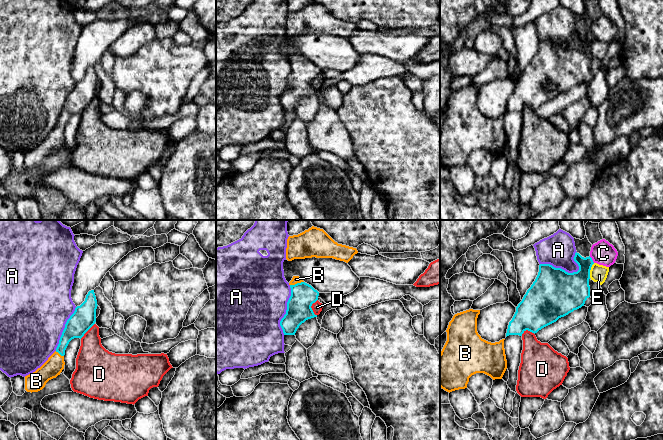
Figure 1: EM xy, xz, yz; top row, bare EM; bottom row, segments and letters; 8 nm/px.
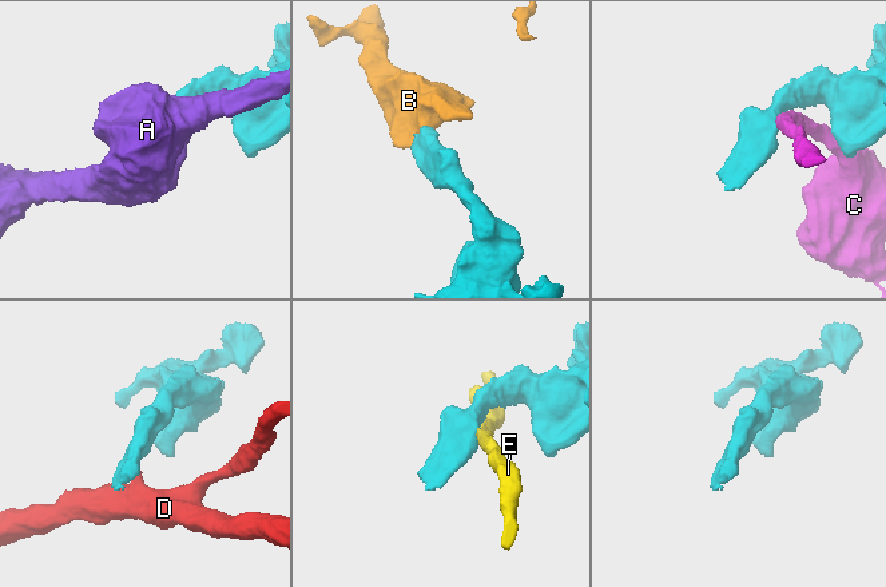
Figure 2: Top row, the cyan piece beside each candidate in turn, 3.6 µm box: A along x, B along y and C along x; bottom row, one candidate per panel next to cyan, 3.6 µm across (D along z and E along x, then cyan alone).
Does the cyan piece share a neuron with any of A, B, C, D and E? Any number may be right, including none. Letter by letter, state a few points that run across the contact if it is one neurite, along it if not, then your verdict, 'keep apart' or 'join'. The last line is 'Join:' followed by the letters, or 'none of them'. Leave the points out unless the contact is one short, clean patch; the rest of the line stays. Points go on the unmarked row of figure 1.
A: keep apart
B: line xz (303, 71), (297, 59), (296, 55); join
C: keep apart
D: line xz (317, 75), (311, 82), (315, 91); keep apart
E: line yz (594, 39), (590, 45), (589, 53); keep apart
Join: B

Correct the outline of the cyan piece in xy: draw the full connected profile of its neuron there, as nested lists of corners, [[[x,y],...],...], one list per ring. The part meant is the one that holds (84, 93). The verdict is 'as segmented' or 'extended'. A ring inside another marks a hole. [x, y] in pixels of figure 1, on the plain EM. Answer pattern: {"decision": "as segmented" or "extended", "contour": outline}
{"decision": "extended", "contour": [[[94,66],[86,71],[85,77],[75,84],[65,100],[56,127],[35,148],[25,152],[25,166],[38,168],[46,159],[56,154],[64,145],[64,131],[69,118],[74,114],[82,114],[96,98],[97,76]]]}

